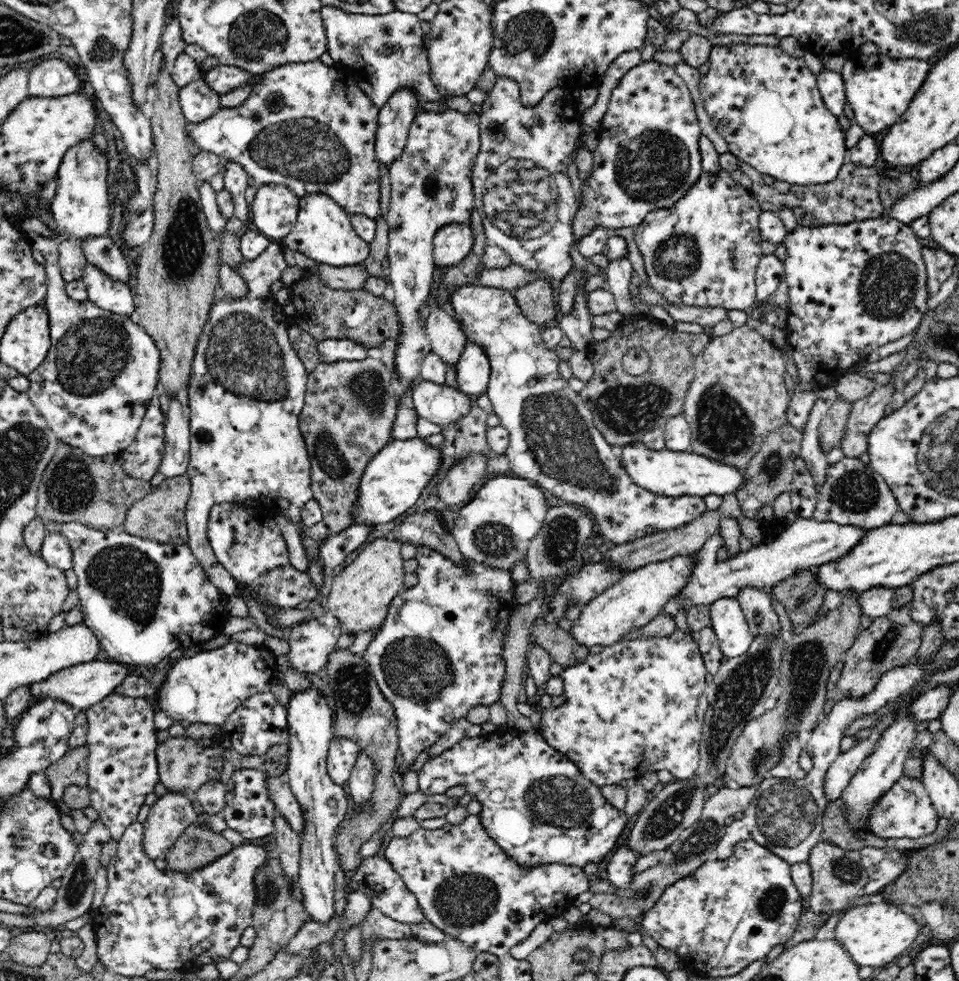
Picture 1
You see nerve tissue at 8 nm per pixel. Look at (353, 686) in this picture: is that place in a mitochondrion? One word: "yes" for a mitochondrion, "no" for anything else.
yes

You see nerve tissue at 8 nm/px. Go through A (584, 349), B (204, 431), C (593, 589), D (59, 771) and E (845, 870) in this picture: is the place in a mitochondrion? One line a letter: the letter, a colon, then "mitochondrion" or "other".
A: other
B: other
C: other
D: other
E: mitochondrion

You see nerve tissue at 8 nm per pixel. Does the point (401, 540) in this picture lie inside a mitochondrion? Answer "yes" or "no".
no

